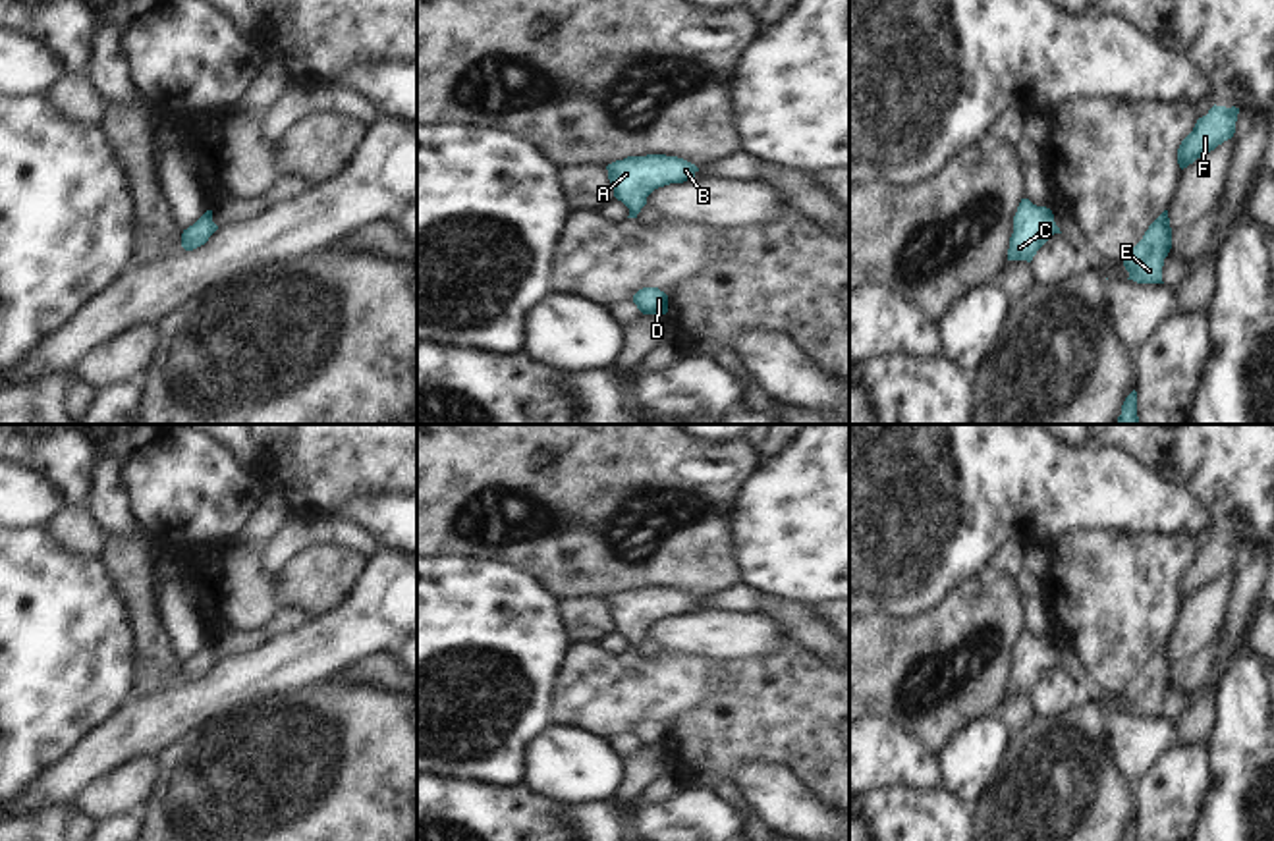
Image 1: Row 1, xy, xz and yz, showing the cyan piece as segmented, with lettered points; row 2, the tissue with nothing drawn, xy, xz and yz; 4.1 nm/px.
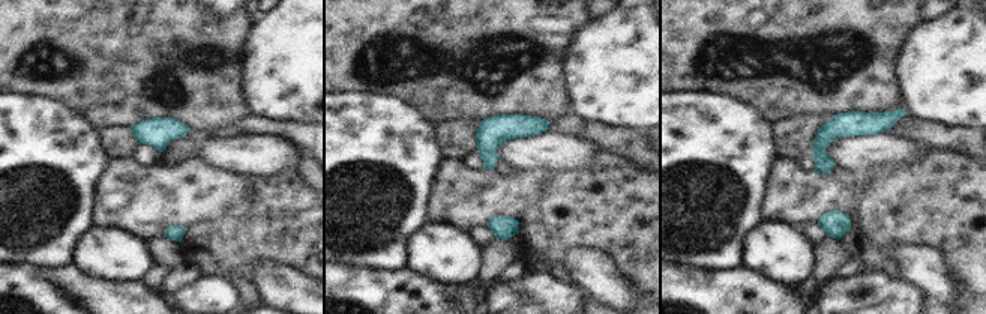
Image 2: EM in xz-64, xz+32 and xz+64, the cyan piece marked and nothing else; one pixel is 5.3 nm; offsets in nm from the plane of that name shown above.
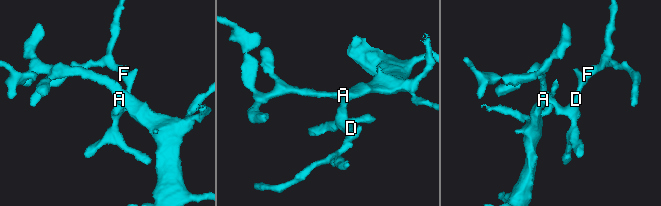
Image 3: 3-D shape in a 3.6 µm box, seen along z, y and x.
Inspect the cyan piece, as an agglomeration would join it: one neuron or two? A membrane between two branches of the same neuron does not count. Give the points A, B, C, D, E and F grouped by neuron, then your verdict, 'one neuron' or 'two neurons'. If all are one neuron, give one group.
groups A B C D E F; one neuron

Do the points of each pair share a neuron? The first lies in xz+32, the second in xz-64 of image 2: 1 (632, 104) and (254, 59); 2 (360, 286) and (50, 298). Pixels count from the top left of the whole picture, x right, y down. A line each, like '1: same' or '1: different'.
1: same
2: same

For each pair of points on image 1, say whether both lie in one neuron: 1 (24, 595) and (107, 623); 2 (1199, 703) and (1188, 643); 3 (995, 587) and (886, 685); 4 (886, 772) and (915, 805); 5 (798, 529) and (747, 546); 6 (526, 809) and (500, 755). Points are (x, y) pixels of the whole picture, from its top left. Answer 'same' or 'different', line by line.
1: same
2: different
3: same
4: different
5: same
6: different

